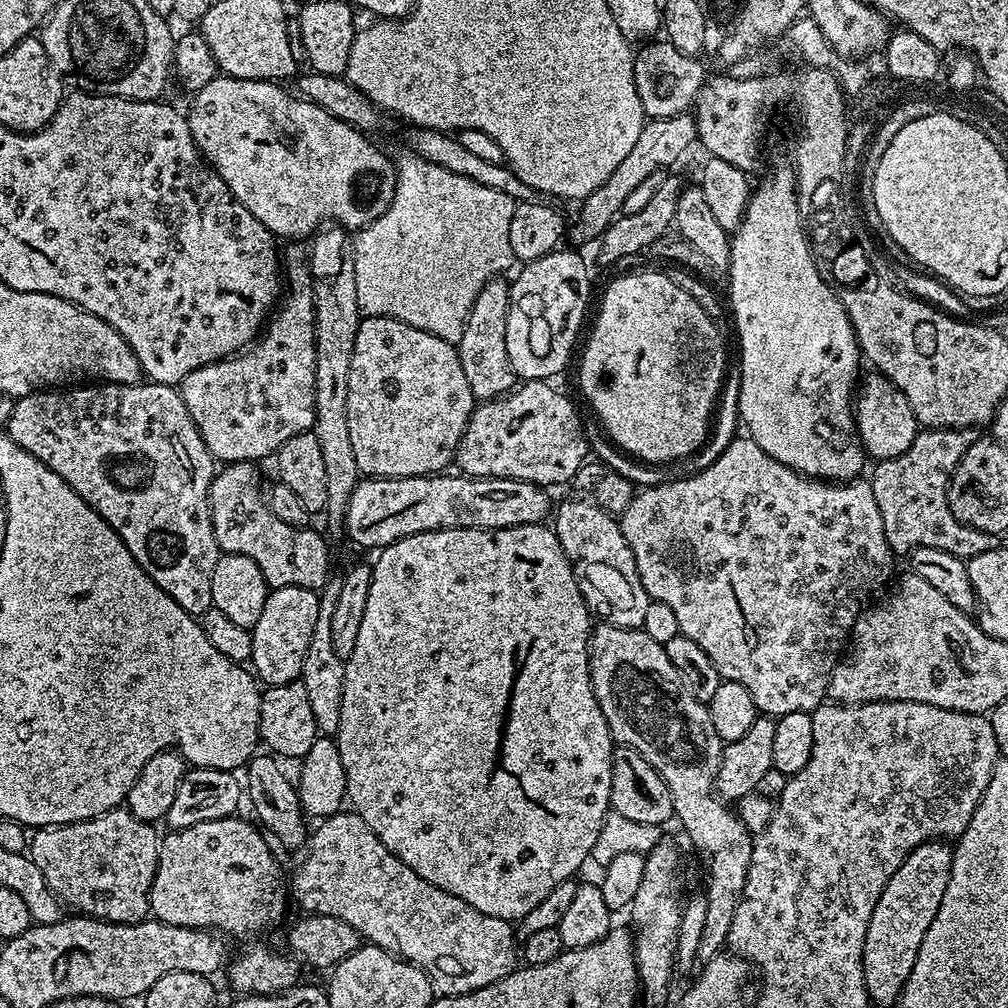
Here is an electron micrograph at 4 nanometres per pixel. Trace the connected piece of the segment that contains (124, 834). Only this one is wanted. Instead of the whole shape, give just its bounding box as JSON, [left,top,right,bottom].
[30,807,162,924]

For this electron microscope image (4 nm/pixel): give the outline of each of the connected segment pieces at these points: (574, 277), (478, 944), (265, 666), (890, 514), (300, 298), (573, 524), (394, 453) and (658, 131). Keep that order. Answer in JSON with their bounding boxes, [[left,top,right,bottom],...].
[[506,250,592,381],[290,810,518,996],[250,586,319,685],[870,428,994,558],[178,248,316,462],[554,499,650,629],[346,316,474,478],[568,112,697,244]]

